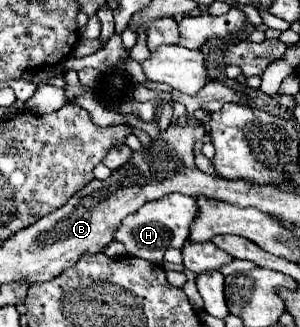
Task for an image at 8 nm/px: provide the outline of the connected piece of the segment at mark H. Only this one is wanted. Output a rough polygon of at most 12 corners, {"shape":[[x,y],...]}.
{"shape":[[183,193],[127,215],[115,241],[159,265],[183,247],[197,203]]}

